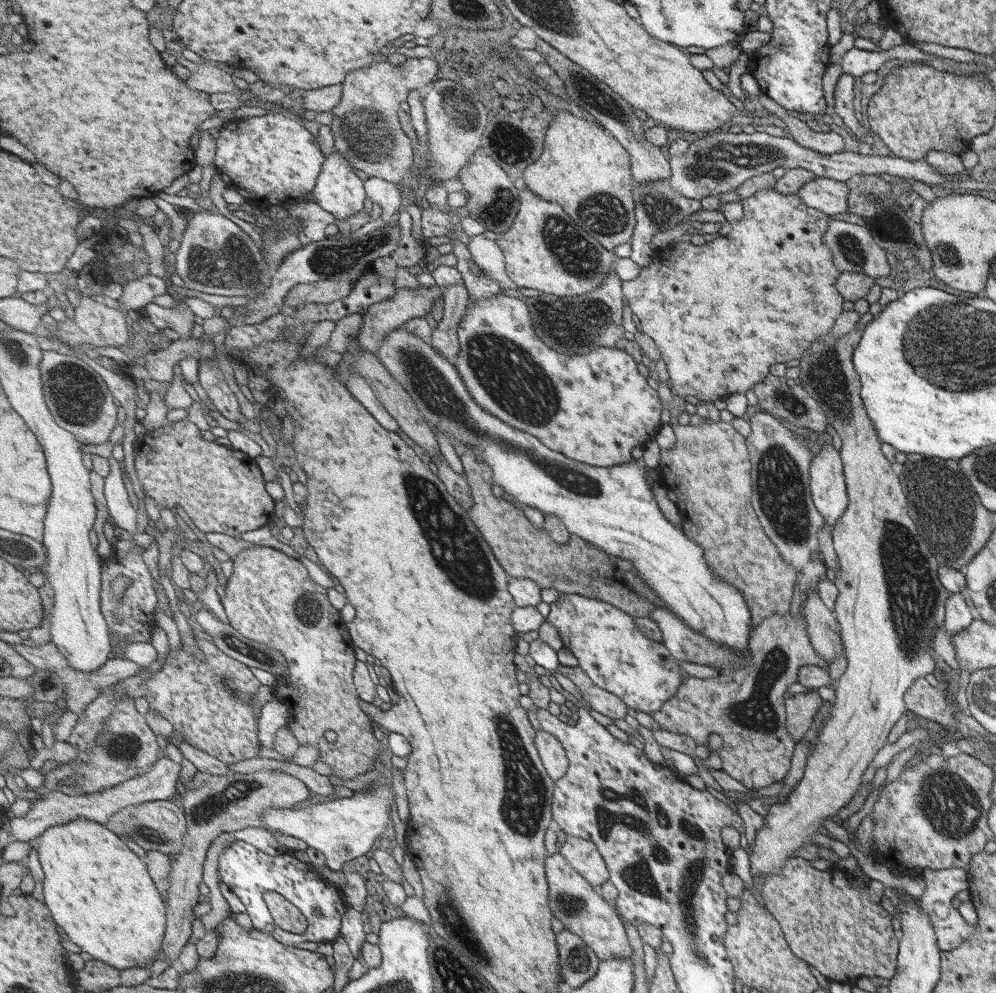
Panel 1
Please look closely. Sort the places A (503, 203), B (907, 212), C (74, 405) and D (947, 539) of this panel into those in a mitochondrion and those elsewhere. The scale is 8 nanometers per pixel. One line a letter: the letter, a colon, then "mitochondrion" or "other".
A: mitochondrion
B: other
C: mitochondrion
D: mitochondrion

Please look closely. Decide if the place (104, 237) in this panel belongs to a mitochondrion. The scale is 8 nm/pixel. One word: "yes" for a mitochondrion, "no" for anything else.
no

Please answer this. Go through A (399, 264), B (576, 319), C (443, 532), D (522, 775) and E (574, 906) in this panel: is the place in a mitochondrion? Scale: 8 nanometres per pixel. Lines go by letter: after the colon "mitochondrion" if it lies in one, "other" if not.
A: other
B: mitochondrion
C: mitochondrion
D: mitochondrion
E: mitochondrion

